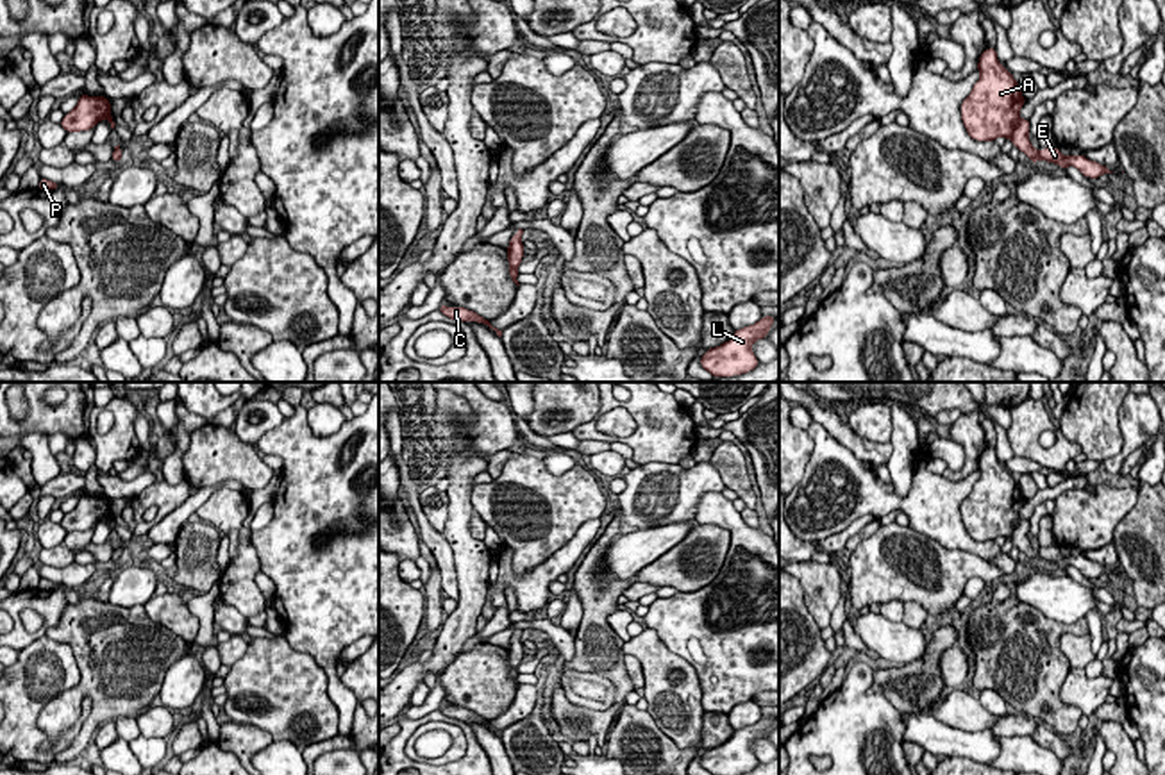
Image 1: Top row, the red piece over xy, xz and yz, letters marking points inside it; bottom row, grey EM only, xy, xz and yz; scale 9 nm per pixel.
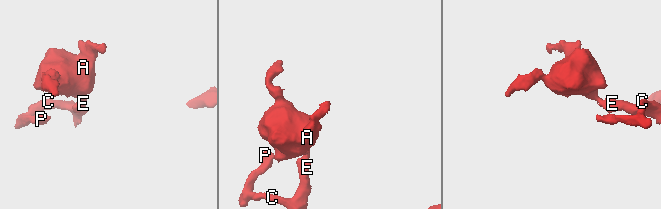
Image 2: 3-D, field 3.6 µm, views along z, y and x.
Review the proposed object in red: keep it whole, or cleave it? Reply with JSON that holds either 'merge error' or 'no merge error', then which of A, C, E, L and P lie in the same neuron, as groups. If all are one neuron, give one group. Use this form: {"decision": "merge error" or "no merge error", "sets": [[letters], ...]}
{"decision": "no merge error", "sets": [["A", "C", "E", "L", "P"]]}

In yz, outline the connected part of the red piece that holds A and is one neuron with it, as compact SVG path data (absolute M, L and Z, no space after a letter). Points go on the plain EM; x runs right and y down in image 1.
M995 446L981 454L977 471L981 477L960 507L961 521L972 539L995 541L1002 536L1024 552L1033 564L1043 559L1056 562L1063 570L1074 566L1088 579L1113 573L1108 566L1090 561L1083 554L1065 557L1056 546L1047 546L1038 552L1029 543L1027 534L1031 523L1018 516L1018 511L1027 500L1022 496L1020 486L1013 475L999 462Z

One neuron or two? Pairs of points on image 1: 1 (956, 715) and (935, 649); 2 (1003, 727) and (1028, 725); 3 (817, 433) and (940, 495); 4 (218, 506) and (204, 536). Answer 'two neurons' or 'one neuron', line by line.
1: two neurons
2: one neuron
3: one neuron
4: two neurons

